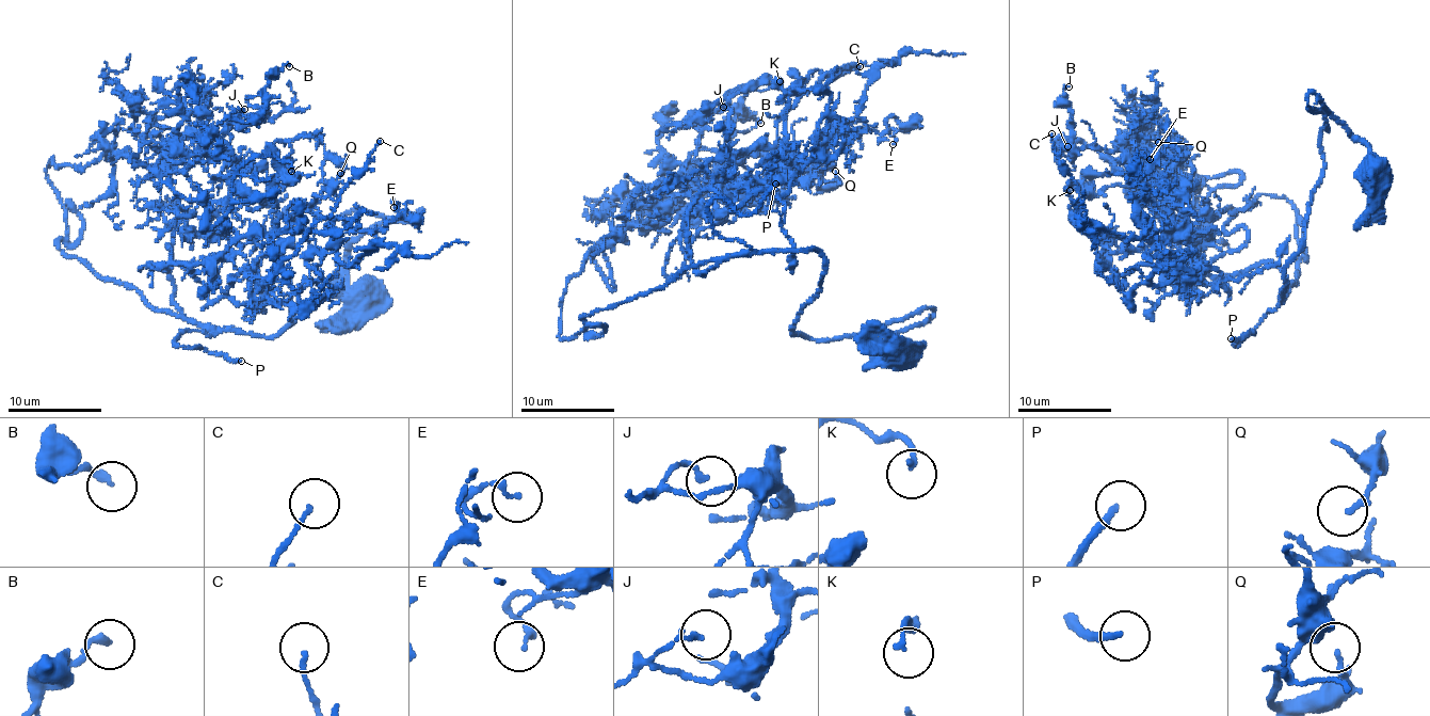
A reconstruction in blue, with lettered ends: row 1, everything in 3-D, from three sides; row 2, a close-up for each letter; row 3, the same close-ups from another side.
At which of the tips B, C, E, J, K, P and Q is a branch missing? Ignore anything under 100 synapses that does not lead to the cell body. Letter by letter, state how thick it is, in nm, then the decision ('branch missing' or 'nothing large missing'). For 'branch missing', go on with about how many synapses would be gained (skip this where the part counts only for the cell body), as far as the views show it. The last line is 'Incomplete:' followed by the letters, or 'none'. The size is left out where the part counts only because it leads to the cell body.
B: 190 nm thick; nothing large missing
C: 110 nm thick; nothing large missing
E: 180 nm thick; nothing large missing
J: 150 nm thick; nothing large missing
K: 140 nm thick; nothing large missing
P: 180 nm thick; branch missing; about 450 synapses
Q: 180 nm thick; nothing large missing
Incomplete: P

